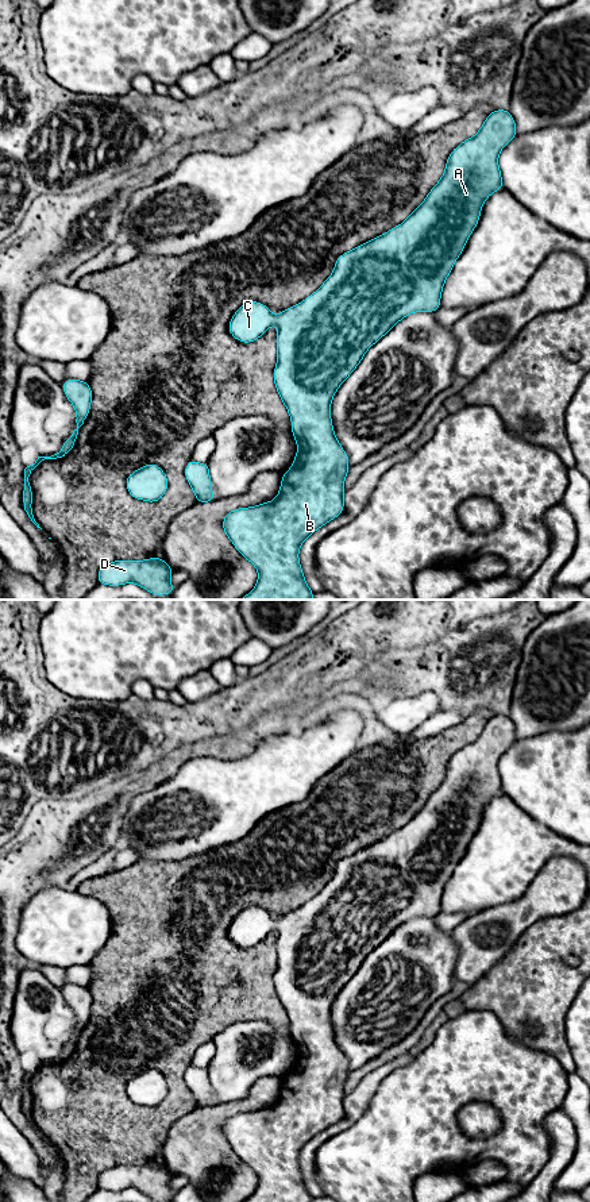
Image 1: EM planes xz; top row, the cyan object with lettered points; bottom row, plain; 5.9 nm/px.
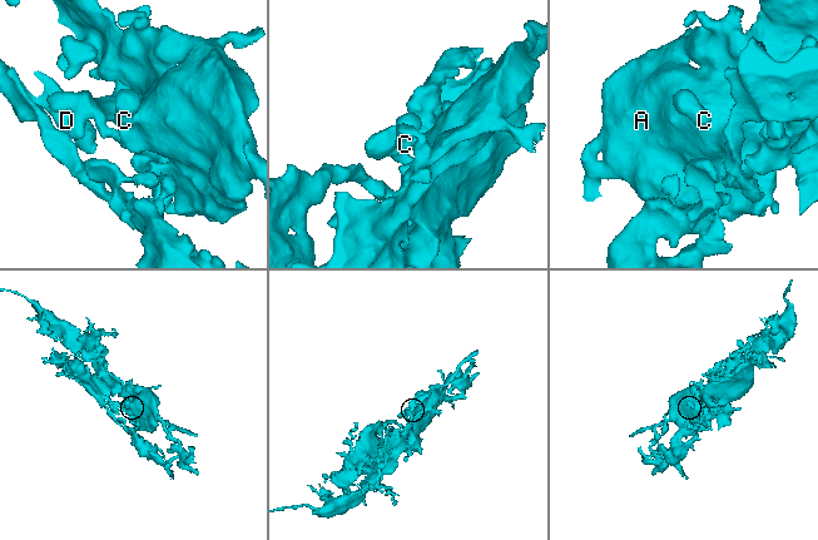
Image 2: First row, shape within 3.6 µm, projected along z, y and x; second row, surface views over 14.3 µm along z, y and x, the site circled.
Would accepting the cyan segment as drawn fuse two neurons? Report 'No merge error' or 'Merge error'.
No merge error

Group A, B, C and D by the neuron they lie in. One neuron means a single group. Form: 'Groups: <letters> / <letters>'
Groups: A B C D

